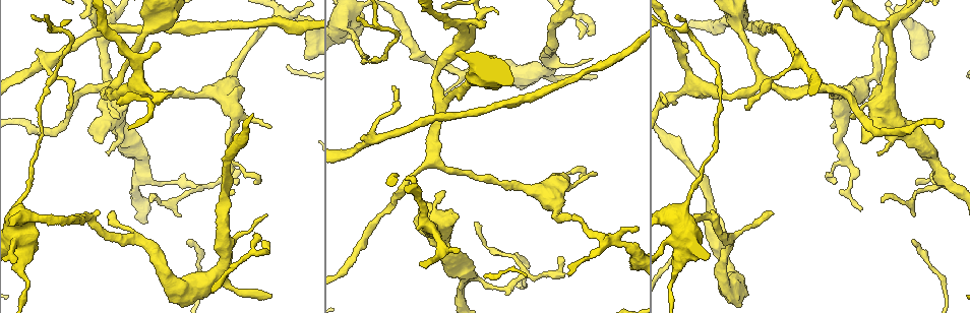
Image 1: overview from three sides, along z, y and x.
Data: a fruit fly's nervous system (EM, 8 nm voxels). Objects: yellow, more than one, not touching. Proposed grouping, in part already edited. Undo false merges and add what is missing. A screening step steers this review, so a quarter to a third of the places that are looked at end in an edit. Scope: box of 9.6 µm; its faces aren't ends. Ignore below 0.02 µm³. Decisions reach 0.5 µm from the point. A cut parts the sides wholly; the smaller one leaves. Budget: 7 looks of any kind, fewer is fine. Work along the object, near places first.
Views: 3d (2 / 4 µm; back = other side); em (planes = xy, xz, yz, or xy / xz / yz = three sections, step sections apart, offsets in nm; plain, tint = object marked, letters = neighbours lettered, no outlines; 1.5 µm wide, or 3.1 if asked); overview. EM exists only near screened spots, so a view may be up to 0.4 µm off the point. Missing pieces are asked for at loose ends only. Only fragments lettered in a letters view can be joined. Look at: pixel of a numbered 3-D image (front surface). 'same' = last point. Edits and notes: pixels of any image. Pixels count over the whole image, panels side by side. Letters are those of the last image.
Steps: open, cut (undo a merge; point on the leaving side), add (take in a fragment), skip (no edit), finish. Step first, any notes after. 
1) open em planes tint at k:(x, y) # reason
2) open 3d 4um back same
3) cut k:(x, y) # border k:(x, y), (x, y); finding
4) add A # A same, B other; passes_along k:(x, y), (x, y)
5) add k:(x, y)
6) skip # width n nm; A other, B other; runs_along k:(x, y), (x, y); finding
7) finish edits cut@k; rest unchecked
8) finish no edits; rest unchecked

open 3d 4um at 1:(395, 33) # abrupt turn

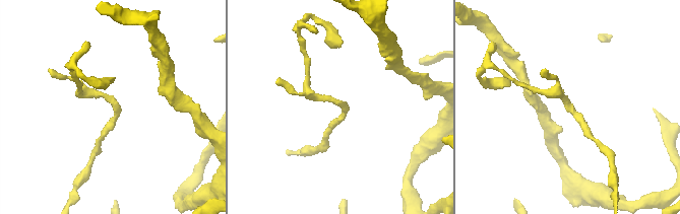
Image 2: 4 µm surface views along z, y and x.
open em xy step 8 plain at 2:(340, 106) # now the EM

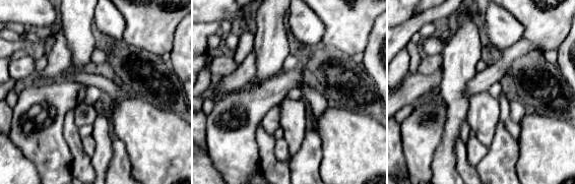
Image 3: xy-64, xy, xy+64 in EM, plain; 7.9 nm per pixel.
open em xy step 8 letters same

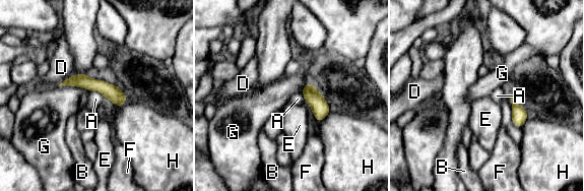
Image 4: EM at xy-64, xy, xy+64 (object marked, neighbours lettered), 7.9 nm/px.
skip # A other, B other, D other, E other, F other, G other, H other; runs_along 4:(66, 82), (101, 85), (124, 99); continuous, no second neuron

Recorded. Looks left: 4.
open 3d 4um back at 1:(591, 58) # thin end

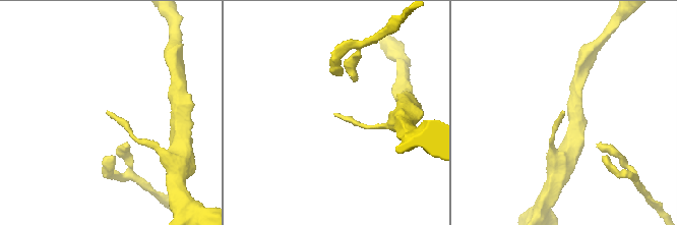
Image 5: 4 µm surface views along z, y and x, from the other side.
open em xz step 4 letters at 5:(336, 116)

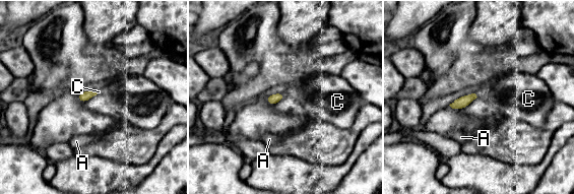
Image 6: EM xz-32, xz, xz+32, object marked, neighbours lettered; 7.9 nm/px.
open em planes letters same

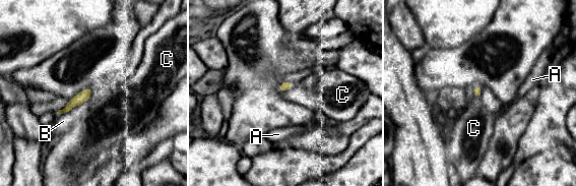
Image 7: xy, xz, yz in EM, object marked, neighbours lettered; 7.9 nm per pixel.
skip # longest_contact B 240 nm; A other, B other, C other; none of them fits

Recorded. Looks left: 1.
finish no edits; rest unchecked

